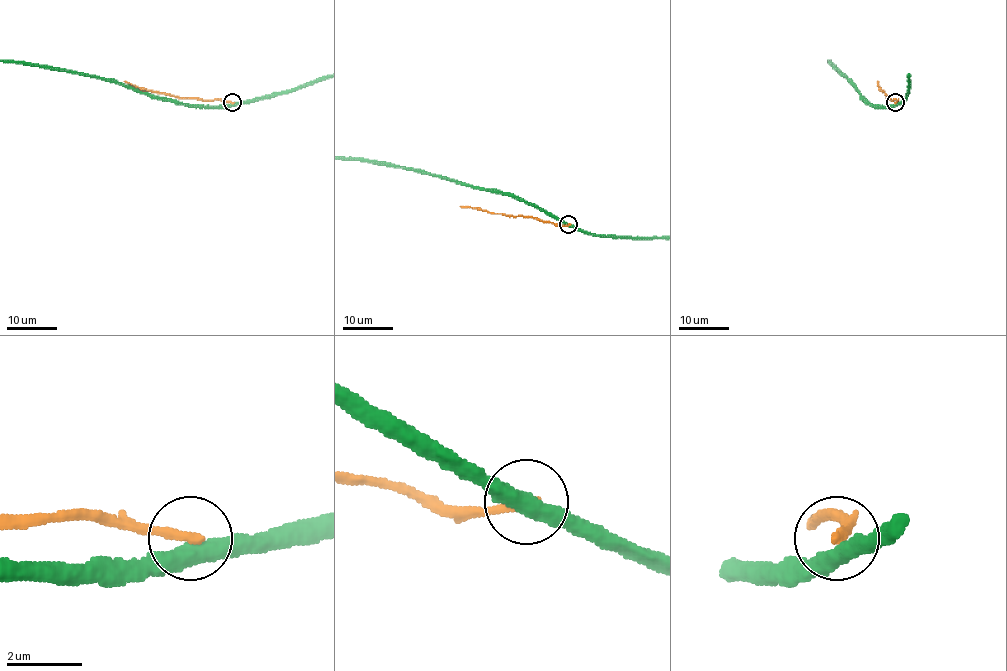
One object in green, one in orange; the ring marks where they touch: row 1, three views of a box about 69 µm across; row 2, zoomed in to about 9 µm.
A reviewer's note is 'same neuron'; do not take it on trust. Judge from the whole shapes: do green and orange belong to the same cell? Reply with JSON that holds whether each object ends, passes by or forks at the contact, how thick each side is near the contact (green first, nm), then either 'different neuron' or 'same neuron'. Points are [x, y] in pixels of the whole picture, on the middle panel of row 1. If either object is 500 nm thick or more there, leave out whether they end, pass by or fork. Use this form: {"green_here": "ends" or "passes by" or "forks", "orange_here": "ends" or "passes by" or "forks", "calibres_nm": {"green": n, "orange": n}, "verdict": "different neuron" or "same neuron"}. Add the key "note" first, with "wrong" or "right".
{"note": "wrong", "green_here": "passes by", "orange_here": "ends", "calibres_nm": {"green": 440, "orange": 280}, "verdict": "different neuron"}

